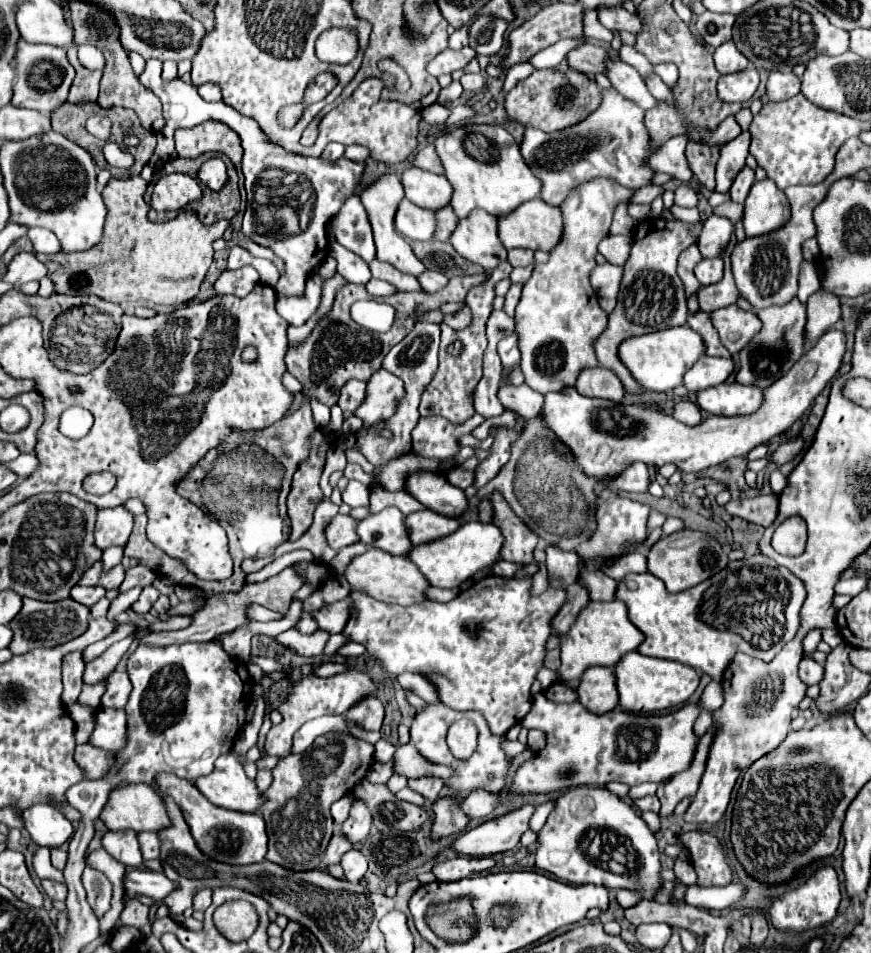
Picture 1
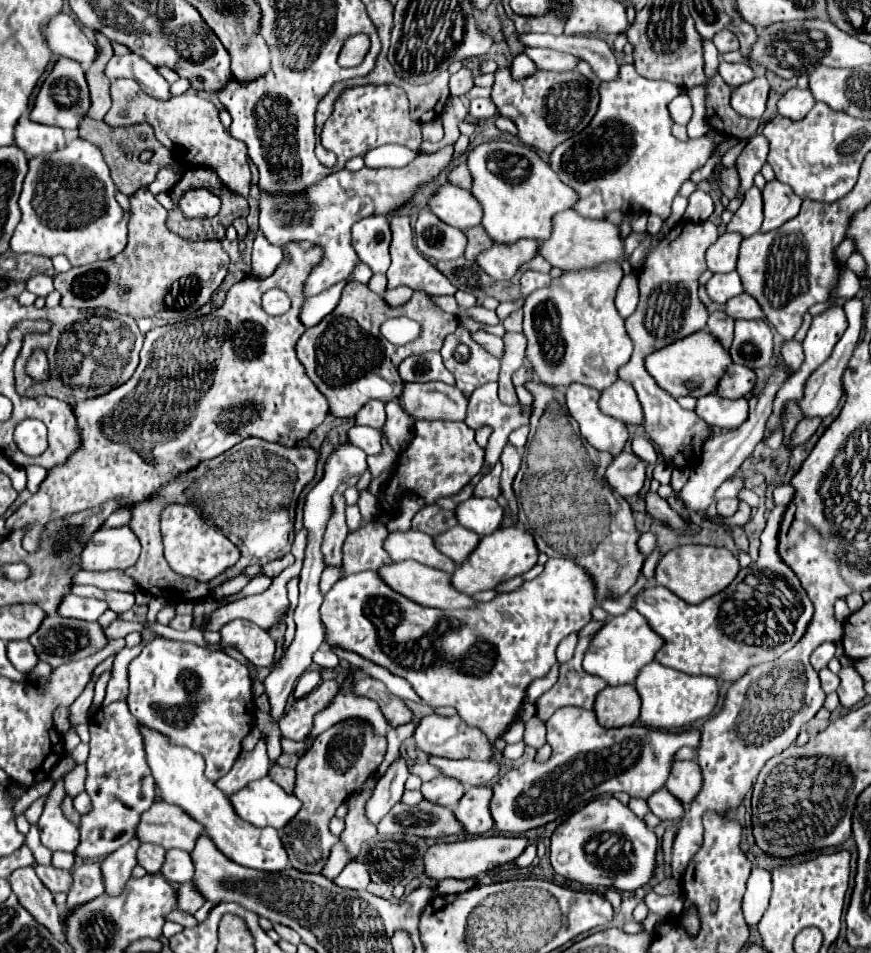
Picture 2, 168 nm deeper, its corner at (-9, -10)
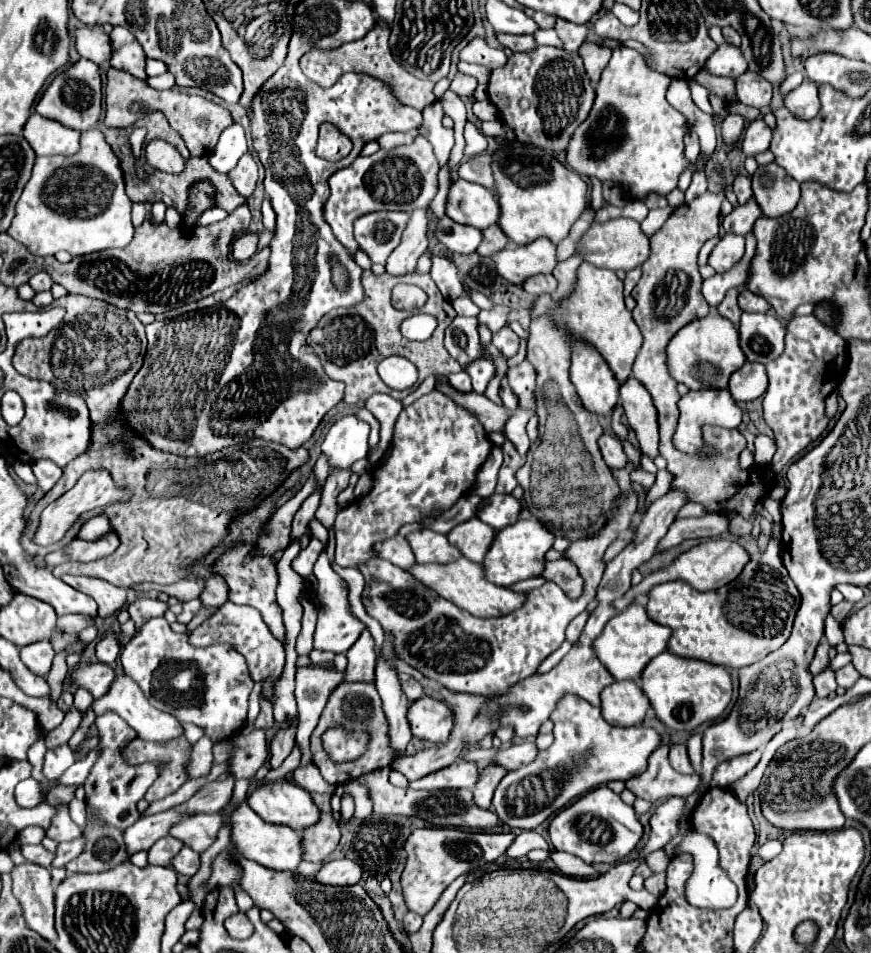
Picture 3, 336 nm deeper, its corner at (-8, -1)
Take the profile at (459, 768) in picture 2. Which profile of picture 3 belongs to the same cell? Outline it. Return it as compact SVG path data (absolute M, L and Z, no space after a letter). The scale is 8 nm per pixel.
M519 741L519 743L515 743L511 749L497 753L495 761L497 761L501 767L507 767L507 769L511 771L511 769L519 769L519 767L535 761L537 753L539 753L539 749L535 747L535 743Z

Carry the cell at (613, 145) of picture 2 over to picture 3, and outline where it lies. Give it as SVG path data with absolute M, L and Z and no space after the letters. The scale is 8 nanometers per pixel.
M622 44L616 46L609 65L601 75L601 81L597 83L595 105L585 123L579 125L571 137L567 149L567 165L585 177L595 175L601 181L613 179L633 199L643 199L651 191L659 195L671 193L677 187L677 179L681 171L689 165L689 161L683 155L683 137L687 133L687 119L677 109L673 109L665 99L669 81L671 79L667 75L649 69L645 59L635 49L623 47Z

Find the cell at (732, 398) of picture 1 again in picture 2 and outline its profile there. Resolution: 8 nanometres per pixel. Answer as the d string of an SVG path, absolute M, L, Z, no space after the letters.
M708 394L698 398L696 414L710 426L738 428L748 418L748 400L728 400L718 394Z

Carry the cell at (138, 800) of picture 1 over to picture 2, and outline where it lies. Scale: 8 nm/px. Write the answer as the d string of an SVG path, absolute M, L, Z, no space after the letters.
M154 802L136 826L136 838L140 842L152 842L166 850L180 848L186 852L194 848L194 842L202 832L204 828L196 820L178 806L166 802Z

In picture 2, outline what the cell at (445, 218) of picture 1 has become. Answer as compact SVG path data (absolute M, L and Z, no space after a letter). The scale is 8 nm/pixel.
M476 226L476 228L466 228L462 230L466 236L468 236L468 244L466 244L466 250L464 250L464 258L466 260L476 260L476 256L480 254L480 250L492 246L492 240L488 238L488 234L484 232L484 228Z

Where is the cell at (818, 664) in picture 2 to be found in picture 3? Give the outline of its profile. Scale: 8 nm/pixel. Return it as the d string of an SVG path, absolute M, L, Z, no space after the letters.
M823 639L819 643L819 647L817 647L817 651L815 651L815 659L811 661L811 667L809 667L811 675L817 675L817 673L821 673L827 667L827 663L829 663L829 649L831 649L831 645Z

